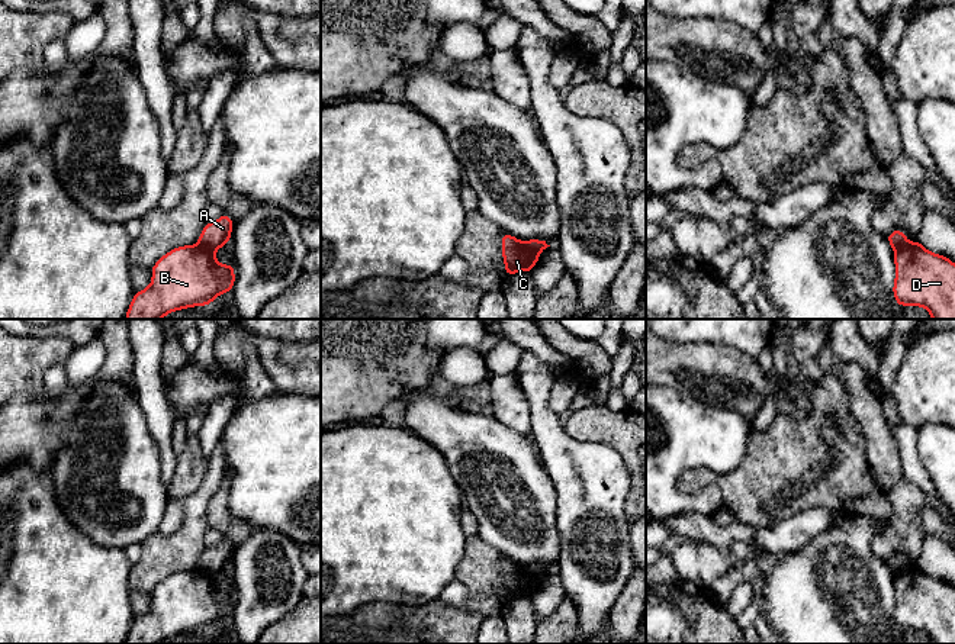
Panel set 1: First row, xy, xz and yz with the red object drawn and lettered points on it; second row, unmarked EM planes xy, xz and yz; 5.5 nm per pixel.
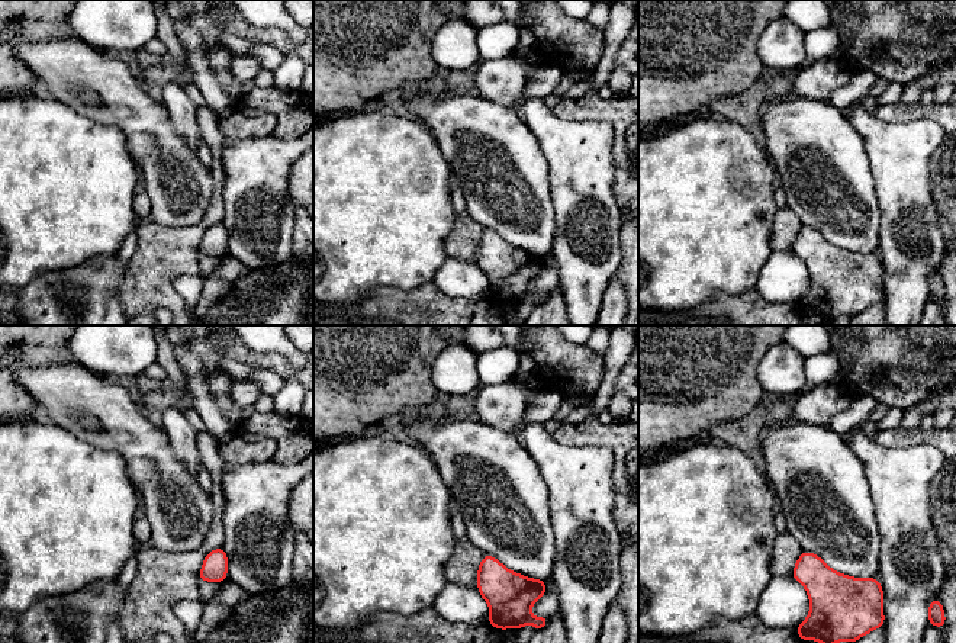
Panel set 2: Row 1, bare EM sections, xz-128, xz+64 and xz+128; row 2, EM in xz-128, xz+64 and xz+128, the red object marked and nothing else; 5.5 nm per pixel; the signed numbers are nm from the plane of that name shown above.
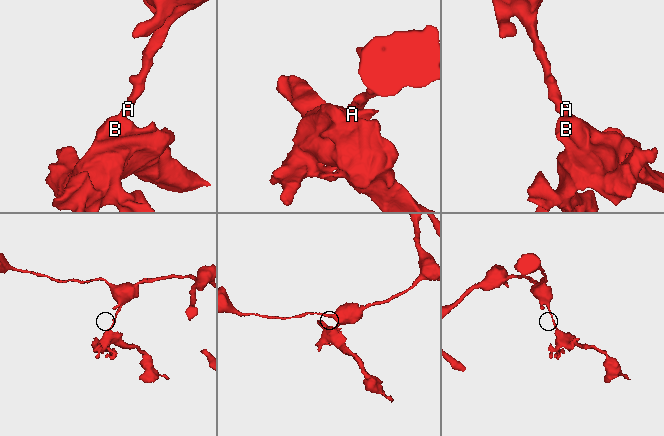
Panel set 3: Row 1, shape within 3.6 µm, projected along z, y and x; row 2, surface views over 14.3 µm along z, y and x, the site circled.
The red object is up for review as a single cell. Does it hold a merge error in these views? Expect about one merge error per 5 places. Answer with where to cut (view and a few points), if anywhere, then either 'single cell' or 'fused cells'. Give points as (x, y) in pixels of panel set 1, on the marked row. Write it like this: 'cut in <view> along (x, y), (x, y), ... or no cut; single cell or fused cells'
cut in xz along (521, 242), (539, 254); fused cells

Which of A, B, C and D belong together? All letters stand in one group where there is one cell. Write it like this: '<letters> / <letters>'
A / B C D

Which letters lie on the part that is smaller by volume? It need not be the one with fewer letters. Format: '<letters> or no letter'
B, C, D

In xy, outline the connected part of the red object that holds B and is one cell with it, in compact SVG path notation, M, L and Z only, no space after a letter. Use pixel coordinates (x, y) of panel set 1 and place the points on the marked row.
M199 245L168 251L151 273L151 284L134 293L125 319L161 319L180 309L208 306L235 284L234 264L222 265L213 251Z

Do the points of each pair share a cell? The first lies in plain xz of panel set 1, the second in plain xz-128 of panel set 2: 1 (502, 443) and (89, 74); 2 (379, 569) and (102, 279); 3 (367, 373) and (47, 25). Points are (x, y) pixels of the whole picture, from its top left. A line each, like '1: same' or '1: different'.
1: same
2: different
3: same

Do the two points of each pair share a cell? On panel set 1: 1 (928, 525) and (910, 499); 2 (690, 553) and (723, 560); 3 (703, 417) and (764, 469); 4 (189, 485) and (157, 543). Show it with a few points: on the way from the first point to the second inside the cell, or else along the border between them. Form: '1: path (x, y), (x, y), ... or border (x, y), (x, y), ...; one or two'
1: border (926, 504), (917, 512), (922, 537); two
2: path (698, 560), (714, 560); one
3: border (753, 430), (745, 459), (730, 472), (719, 475); two
4: border (205, 472), (201, 485), (183, 498); two

